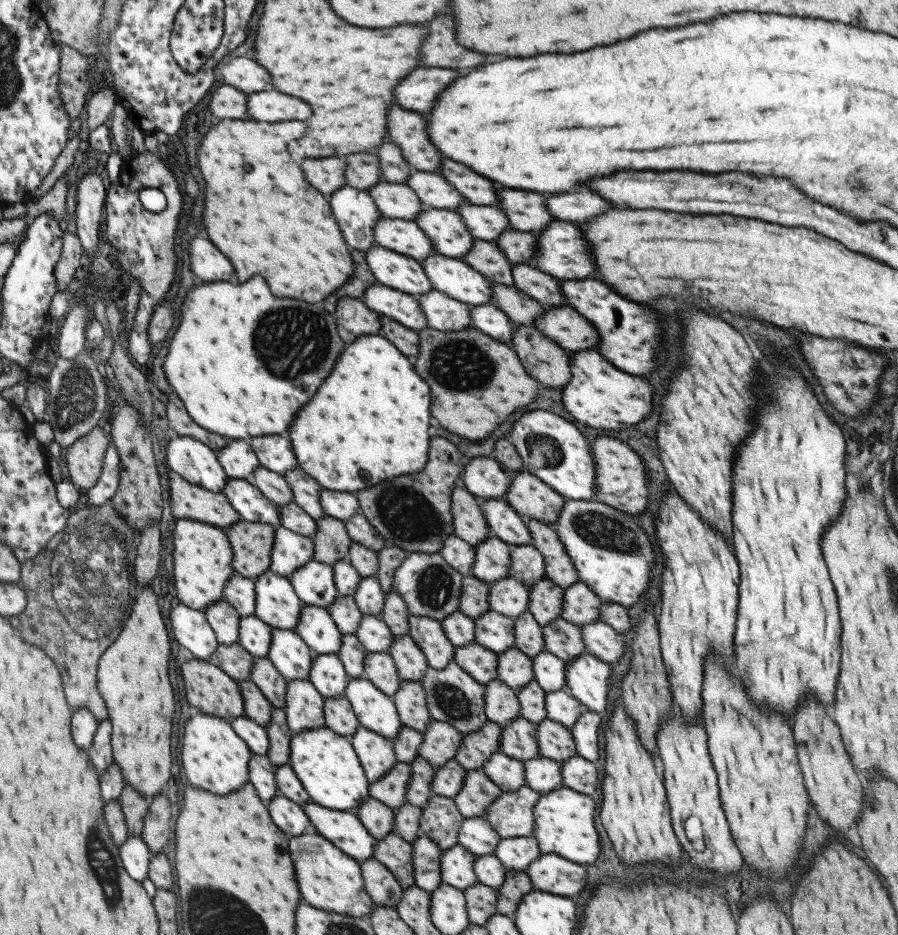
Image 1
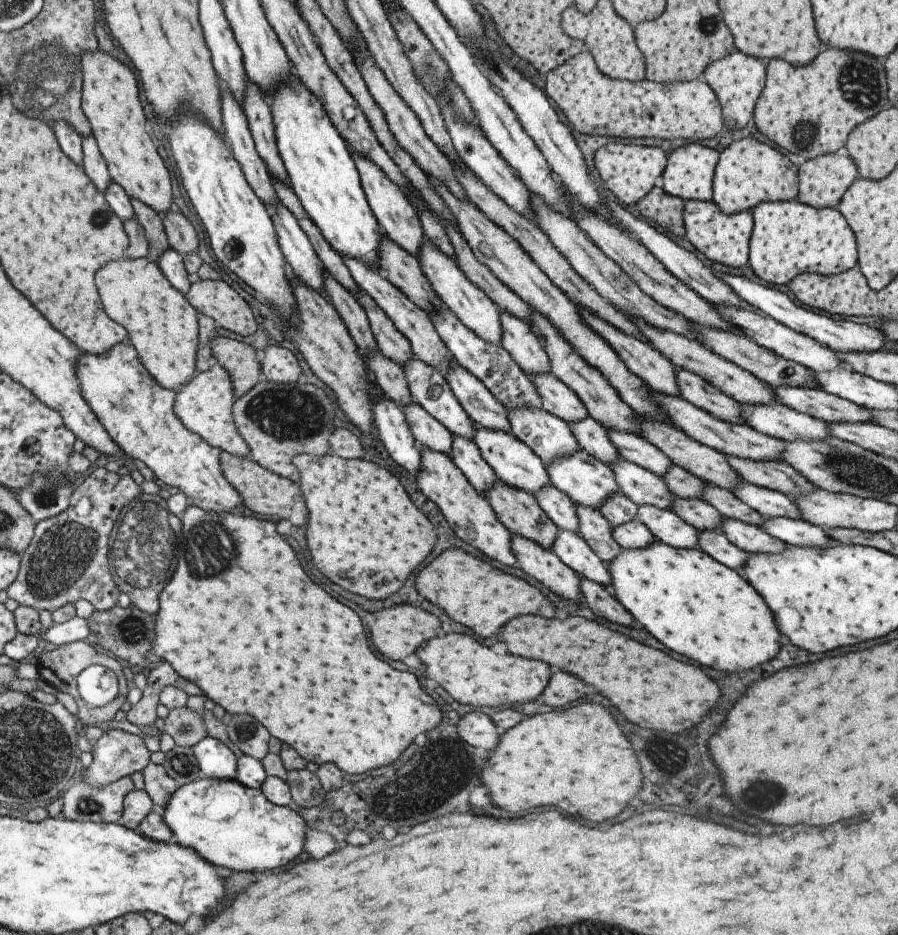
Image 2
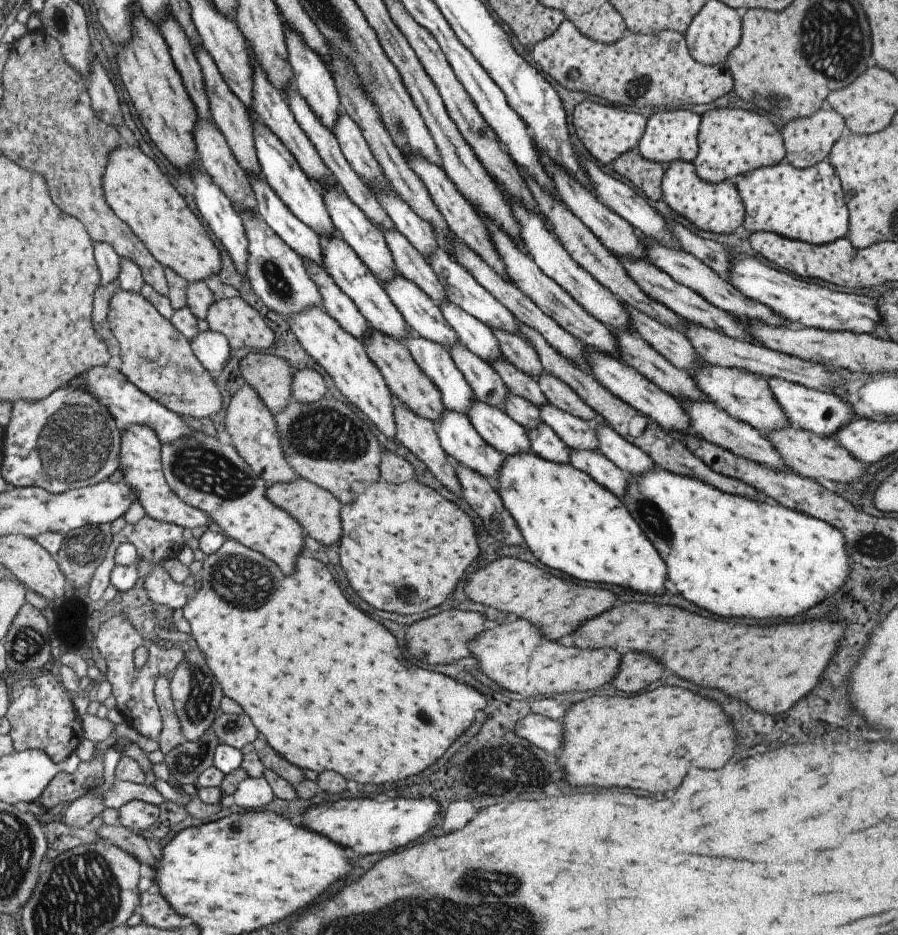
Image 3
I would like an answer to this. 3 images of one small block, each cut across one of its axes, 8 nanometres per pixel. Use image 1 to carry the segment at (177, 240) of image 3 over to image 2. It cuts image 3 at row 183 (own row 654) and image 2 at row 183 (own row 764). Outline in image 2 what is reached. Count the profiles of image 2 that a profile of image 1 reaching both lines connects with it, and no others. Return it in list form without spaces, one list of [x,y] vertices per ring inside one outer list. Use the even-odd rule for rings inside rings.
[[[104,50],[86,51],[80,56],[81,71],[83,76],[82,89],[82,110],[88,117],[92,135],[97,140],[97,145],[106,161],[111,180],[117,182],[126,191],[130,198],[137,198],[163,214],[172,209],[172,188],[170,188],[170,174],[160,154],[156,152],[156,146],[148,132],[146,131],[146,116],[140,102],[140,90],[138,90],[138,80],[134,72],[122,64],[118,58],[106,54]]]

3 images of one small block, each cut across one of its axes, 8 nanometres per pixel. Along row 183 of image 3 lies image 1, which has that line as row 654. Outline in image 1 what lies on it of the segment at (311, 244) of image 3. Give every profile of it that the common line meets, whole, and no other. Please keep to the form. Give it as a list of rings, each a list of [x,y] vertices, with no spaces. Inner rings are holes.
[[[255,614],[240,617],[238,641],[253,657],[266,657],[270,651],[272,627]]]

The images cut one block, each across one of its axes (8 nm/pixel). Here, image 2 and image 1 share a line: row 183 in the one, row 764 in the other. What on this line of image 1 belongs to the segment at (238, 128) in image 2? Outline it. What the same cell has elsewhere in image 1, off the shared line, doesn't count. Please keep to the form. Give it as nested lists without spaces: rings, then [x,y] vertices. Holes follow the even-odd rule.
[[[253,753],[250,757],[250,783],[254,785],[258,796],[267,804],[276,794],[280,794],[276,788],[276,766],[267,755]]]

